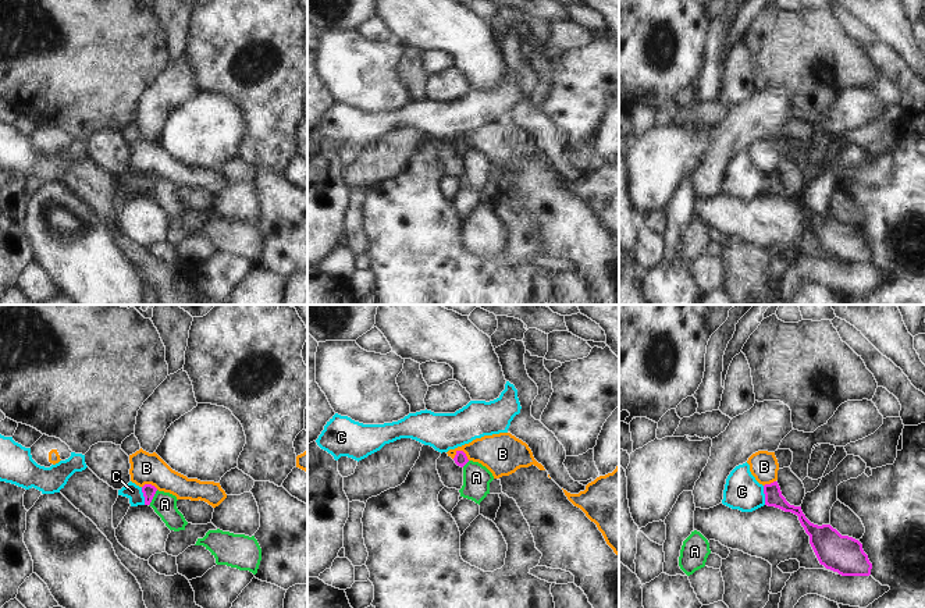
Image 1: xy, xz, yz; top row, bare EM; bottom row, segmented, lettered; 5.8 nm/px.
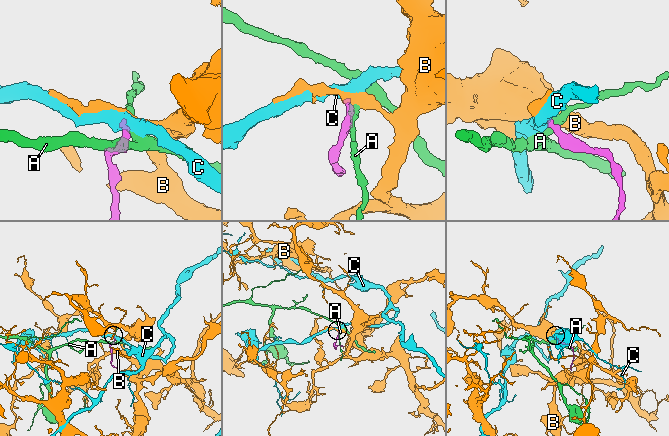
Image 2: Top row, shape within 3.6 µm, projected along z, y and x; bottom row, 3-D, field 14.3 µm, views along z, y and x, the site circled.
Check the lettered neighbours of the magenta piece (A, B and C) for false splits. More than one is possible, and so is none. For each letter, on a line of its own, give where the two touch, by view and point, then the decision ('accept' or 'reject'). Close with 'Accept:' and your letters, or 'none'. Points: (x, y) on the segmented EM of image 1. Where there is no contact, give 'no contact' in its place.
A: meets magenta in xy at (152, 498); reject
B: meets magenta in xz at (461, 451); reject
C: meets magenta in yz at (765, 496); accept
Accept: C

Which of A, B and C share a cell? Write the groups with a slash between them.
A / B / C

